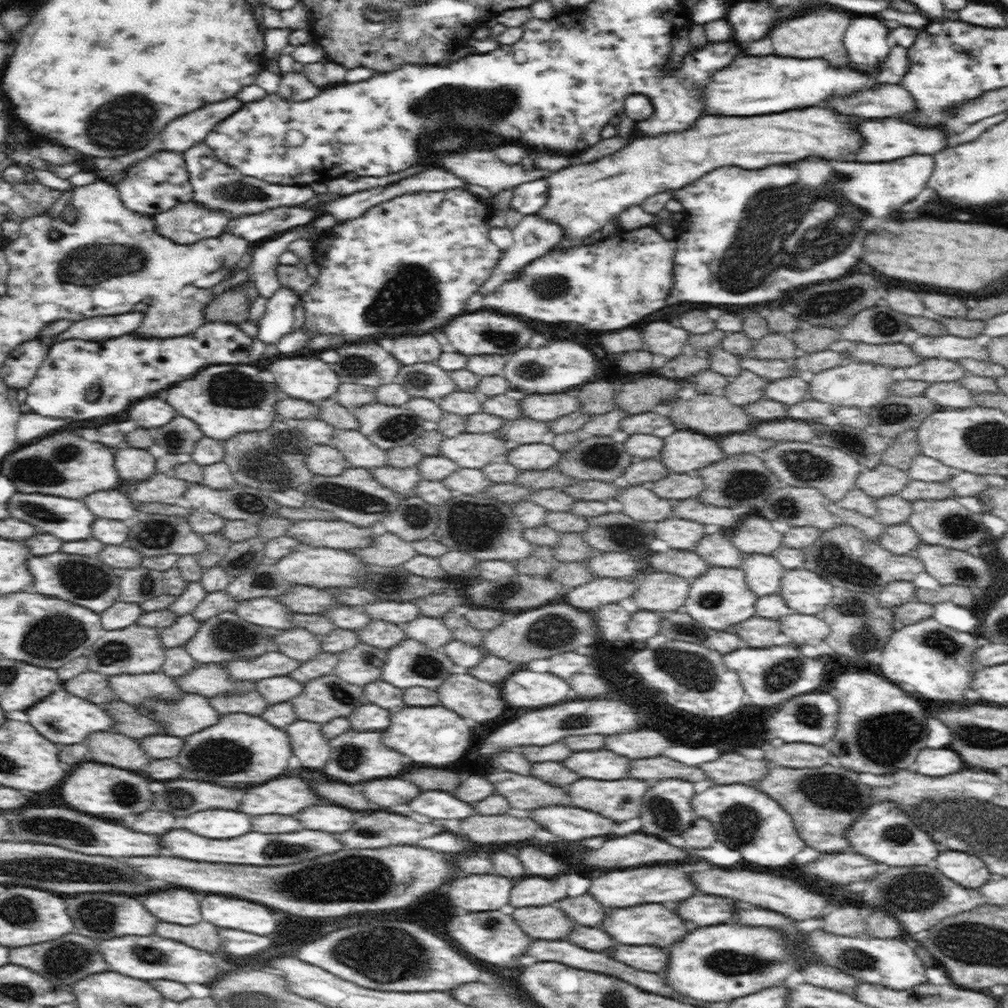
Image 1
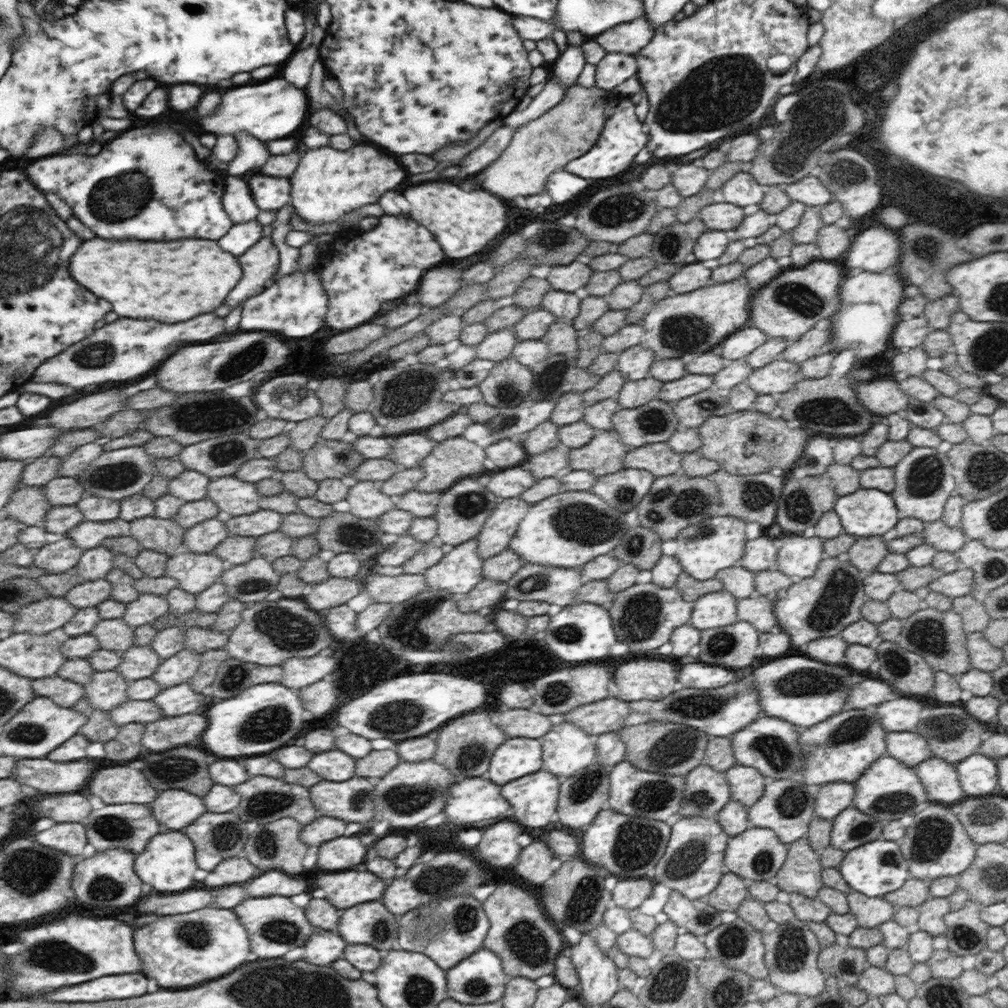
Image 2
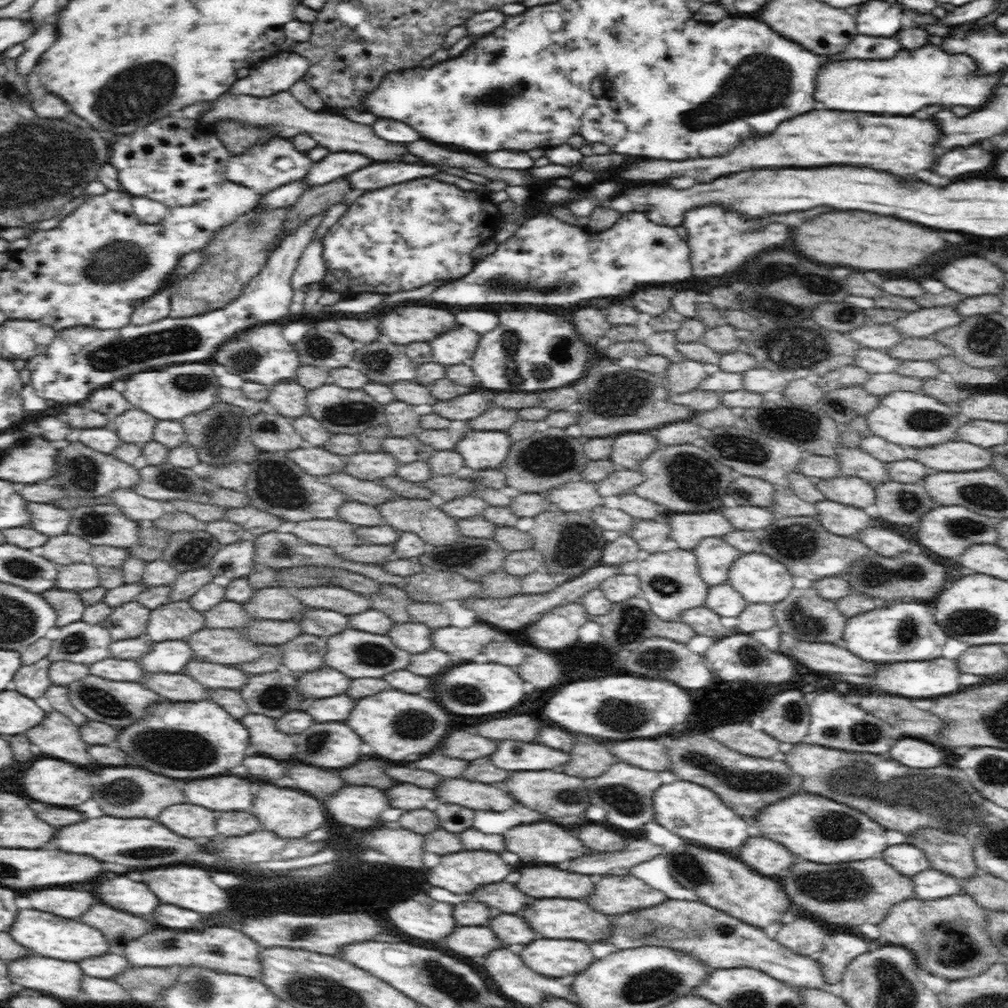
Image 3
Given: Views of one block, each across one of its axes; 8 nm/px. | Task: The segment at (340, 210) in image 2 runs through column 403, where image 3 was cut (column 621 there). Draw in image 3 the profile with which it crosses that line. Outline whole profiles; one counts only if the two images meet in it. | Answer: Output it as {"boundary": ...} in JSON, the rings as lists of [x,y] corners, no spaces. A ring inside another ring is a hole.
{"boundary":[[[820,110],[820,112],[810,112],[810,114],[802,114],[802,116],[796,116],[784,124],[780,124],[776,128],[776,132],[772,136],[764,136],[764,138],[758,138],[754,142],[746,142],[742,144],[740,148],[732,150],[728,156],[724,158],[700,158],[700,160],[682,160],[682,162],[668,162],[668,160],[646,160],[646,162],[636,162],[636,164],[630,164],[624,172],[620,172],[620,178],[626,178],[626,180],[664,180],[664,178],[674,178],[674,176],[690,176],[690,178],[704,178],[704,176],[710,176],[710,178],[720,178],[720,176],[728,176],[728,174],[736,174],[736,172],[746,172],[746,170],[760,170],[760,168],[768,168],[768,170],[776,170],[776,168],[820,168],[820,166],[854,166],[854,168],[874,168],[874,170],[882,170],[882,172],[894,172],[894,176],[906,176],[906,180],[918,180],[922,182],[922,178],[918,176],[918,172],[922,170],[928,170],[930,172],[930,164],[934,164],[934,160],[938,160],[938,156],[934,156],[934,140],[938,140],[938,132],[934,132],[934,124],[930,124],[930,118],[928,120],[918,120],[916,116],[874,116],[874,114],[860,114],[860,112],[826,112],[826,110]]]}

